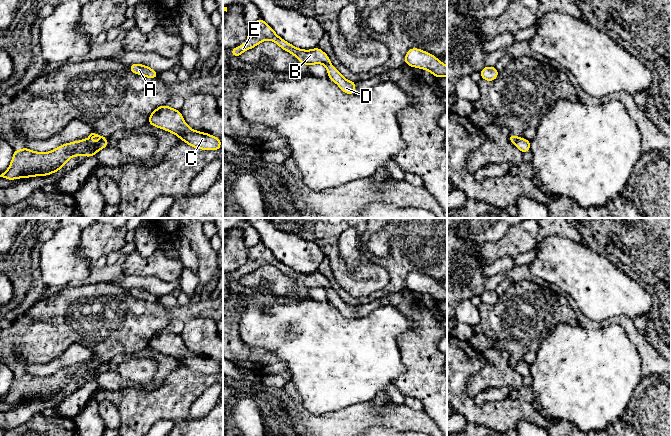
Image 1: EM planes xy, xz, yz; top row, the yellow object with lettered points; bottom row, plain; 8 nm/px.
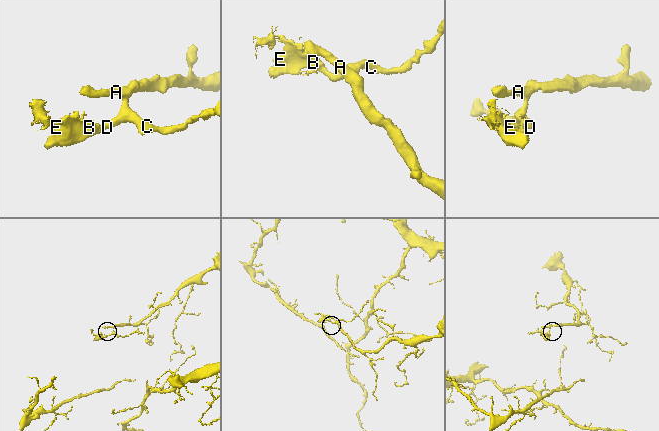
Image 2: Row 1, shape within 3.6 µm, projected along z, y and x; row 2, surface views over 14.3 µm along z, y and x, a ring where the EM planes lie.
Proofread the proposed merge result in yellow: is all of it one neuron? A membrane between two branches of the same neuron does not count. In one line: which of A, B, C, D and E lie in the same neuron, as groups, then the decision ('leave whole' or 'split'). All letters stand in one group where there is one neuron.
A C D / B E; split

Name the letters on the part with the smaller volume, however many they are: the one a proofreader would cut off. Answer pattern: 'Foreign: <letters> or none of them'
Foreign: B, E

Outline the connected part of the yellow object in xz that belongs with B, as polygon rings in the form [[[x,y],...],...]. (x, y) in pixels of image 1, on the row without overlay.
[[[259,243],[248,249],[248,263],[247,267],[240,269],[230,274],[230,279],[239,280],[260,268],[265,264],[271,264],[275,266],[279,271],[284,275],[287,275],[293,278],[301,287],[304,289],[313,289],[313,288],[324,288],[327,289],[330,287],[329,280],[324,277],[319,271],[316,271],[312,274],[302,274],[298,273],[292,268],[286,266],[281,261],[279,261],[271,250],[269,250],[264,244]]]

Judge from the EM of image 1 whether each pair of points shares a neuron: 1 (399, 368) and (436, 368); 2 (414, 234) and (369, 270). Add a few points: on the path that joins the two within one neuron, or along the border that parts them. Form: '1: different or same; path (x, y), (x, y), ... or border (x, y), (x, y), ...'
1: different; border (397, 346), (405, 371), (392, 383)
2: different; border (381, 264), (388, 274), (388, 282), (381, 288)

